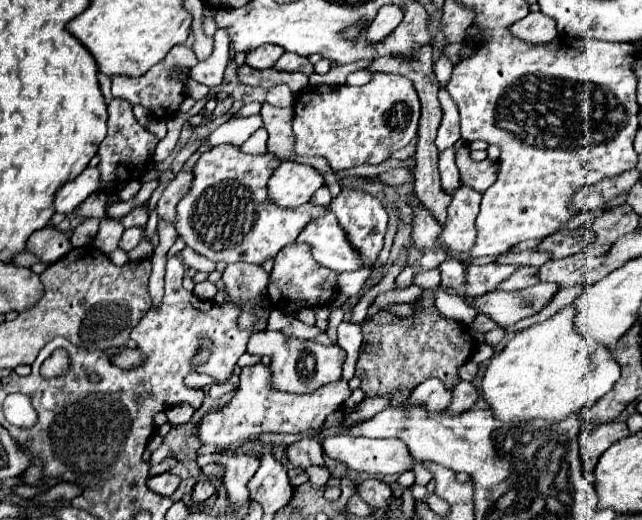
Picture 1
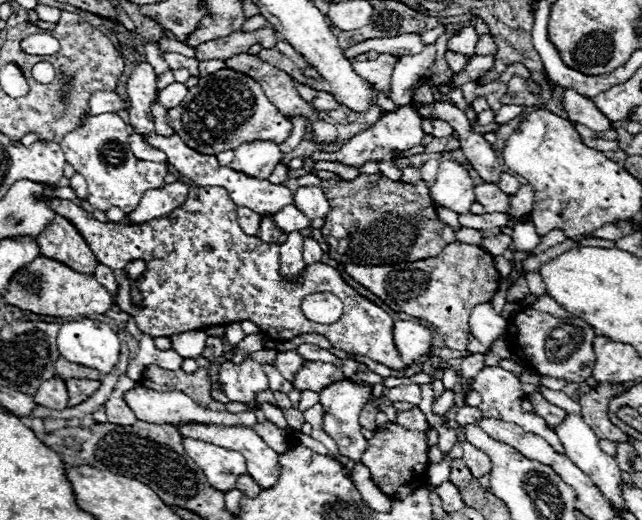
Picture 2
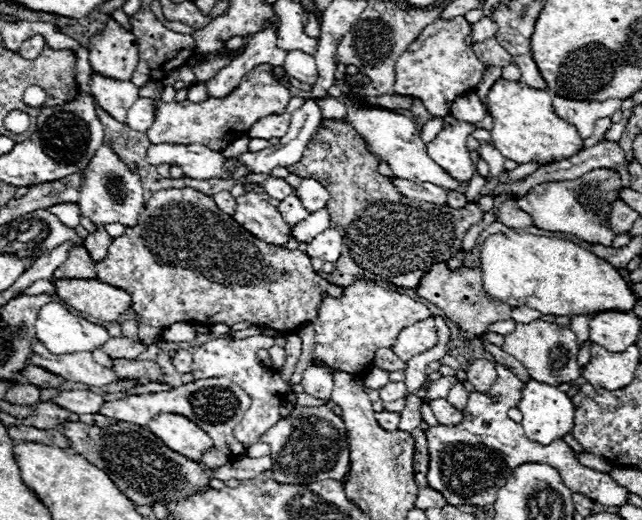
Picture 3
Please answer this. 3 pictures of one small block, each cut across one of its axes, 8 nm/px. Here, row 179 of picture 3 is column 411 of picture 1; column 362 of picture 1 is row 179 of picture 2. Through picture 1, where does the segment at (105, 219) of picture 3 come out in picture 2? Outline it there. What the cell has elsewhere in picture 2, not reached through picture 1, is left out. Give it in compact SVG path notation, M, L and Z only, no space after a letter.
M100 114L88 118L82 126L68 132L60 142L66 162L76 170L76 174L82 174L86 178L88 202L94 208L106 212L106 208L118 206L126 214L130 214L140 204L144 192L162 188L166 184L164 178L168 172L168 162L138 160L130 152L128 138L128 124L118 114Z

